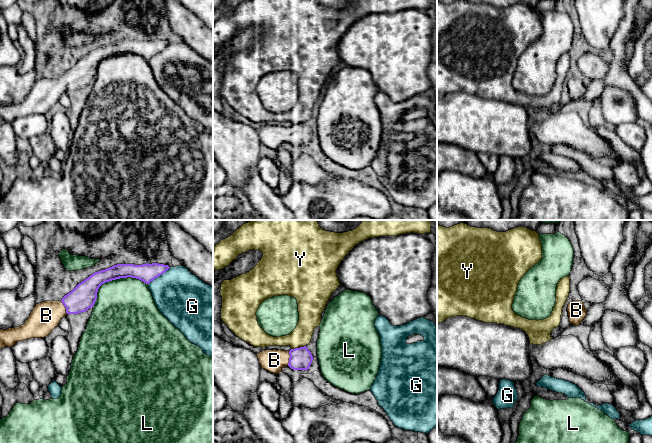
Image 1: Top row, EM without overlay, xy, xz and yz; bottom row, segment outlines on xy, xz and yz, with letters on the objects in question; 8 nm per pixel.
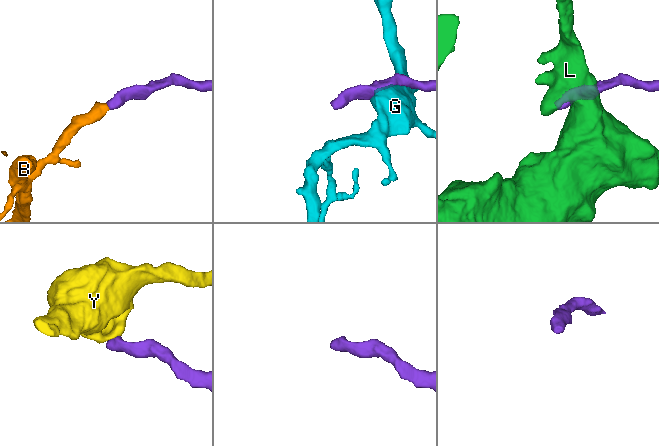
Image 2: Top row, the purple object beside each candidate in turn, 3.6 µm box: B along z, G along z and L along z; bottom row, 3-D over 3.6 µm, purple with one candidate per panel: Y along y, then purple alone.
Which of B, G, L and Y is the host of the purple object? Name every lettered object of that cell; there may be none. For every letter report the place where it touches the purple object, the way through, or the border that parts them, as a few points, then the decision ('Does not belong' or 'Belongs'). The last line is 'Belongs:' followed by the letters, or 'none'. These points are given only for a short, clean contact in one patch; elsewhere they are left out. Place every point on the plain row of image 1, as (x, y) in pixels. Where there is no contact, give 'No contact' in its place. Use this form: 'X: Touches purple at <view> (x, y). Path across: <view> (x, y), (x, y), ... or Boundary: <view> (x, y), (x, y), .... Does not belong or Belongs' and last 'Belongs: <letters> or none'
B: Touches purple at xz (289, 134). Path across: xz (301, 134), (289, 134), (274, 136). Belongs
G: Touches purple at xy (159, 51). Does not belong
L: Touches purple at xy (113, 55). Does not belong
Y: Touches purple at xz (298, 124). Boundary: xz (305, 121), (291, 125). Does not belong
Belongs: B

